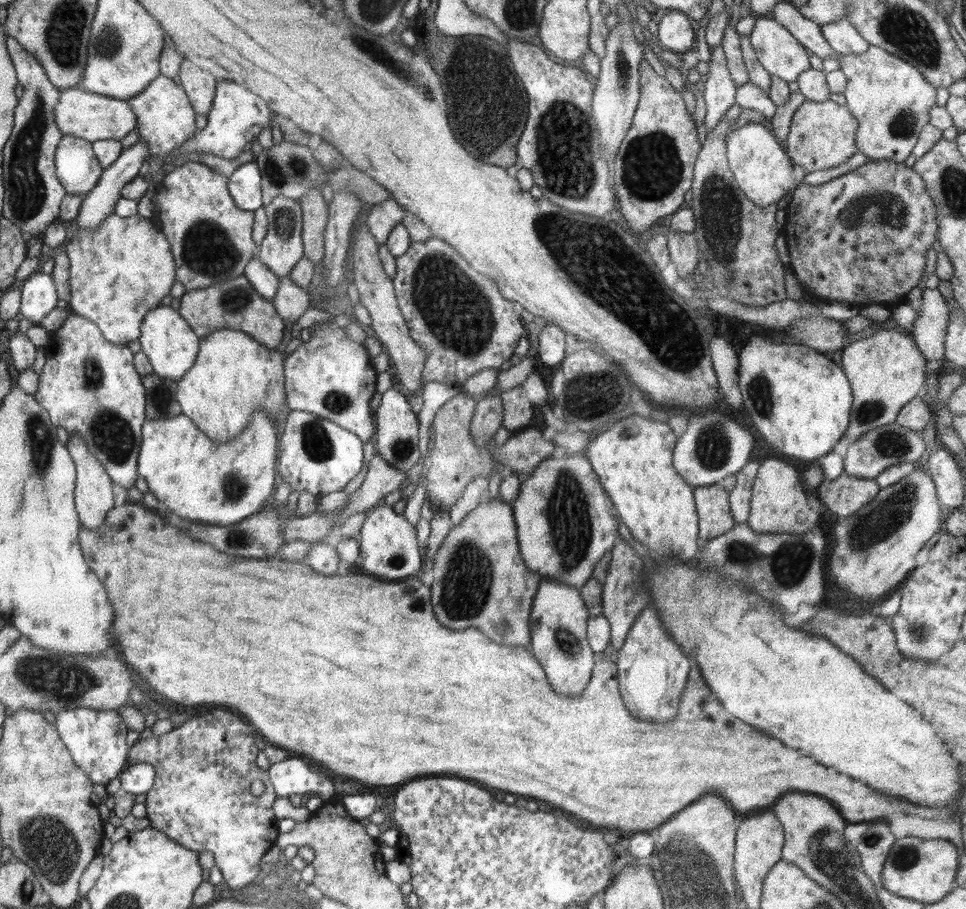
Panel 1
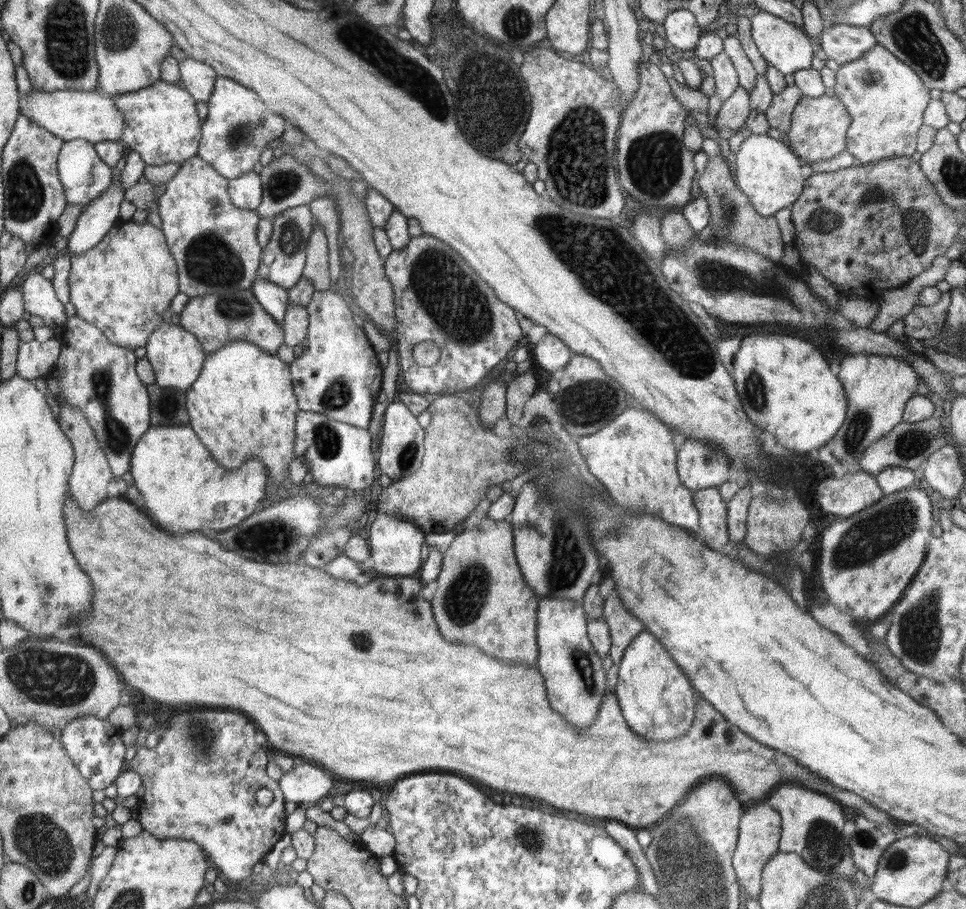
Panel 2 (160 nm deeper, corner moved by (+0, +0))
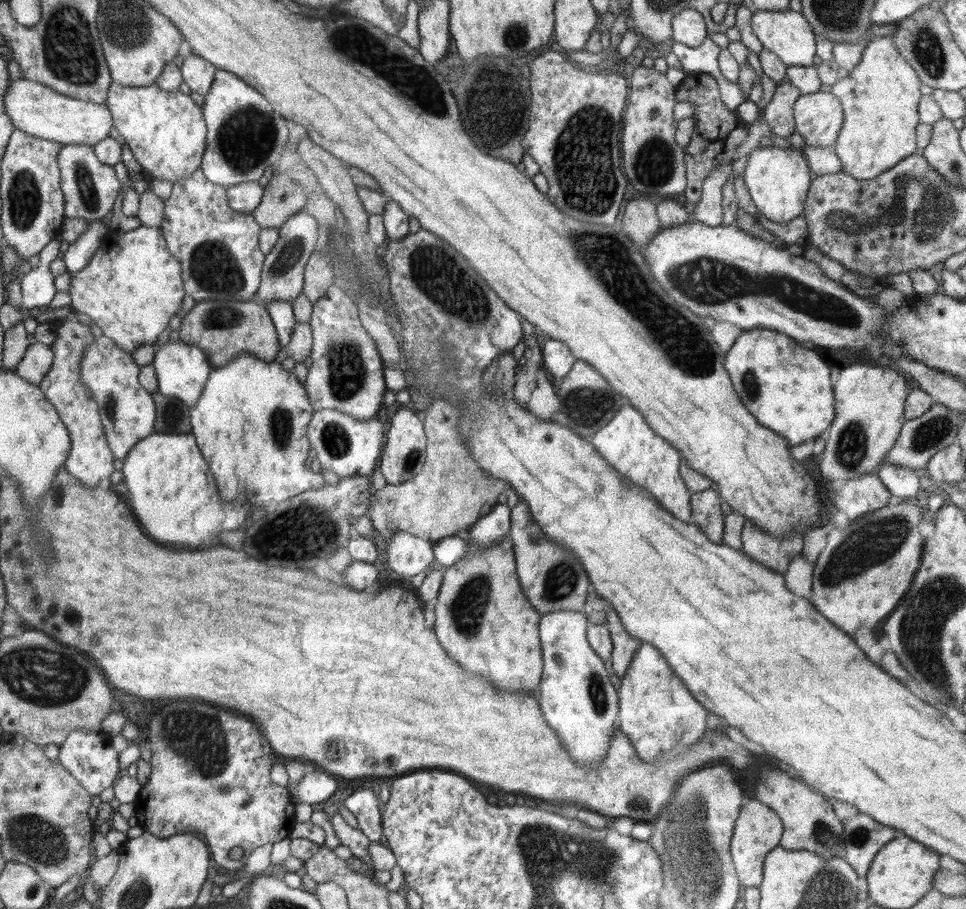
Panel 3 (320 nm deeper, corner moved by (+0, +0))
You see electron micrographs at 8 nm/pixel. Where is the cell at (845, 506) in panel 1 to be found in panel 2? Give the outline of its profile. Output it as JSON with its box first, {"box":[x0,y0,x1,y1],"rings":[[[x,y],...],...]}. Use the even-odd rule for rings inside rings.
{"box":[816,470,883,518],"rings":[[[859,470],[842,478],[829,476],[816,488],[816,502],[828,514],[848,518],[876,504],[883,497],[876,477]]]}

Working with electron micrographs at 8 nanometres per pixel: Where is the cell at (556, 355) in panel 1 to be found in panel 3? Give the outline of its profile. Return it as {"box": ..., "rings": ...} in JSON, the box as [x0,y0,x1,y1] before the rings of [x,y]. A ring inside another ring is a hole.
{"box":[537,339,576,379],"rings":[[[552,339],[540,341],[537,357],[552,379],[563,379],[576,360],[563,342]]]}

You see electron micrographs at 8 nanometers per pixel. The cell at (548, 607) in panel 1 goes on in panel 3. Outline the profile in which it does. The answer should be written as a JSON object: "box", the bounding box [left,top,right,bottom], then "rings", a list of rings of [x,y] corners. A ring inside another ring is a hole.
{"box":[538,610,619,766],"rings":[[[574,610],[548,612],[541,616],[539,623],[543,673],[538,702],[548,726],[560,736],[562,744],[580,766],[598,766],[604,760],[619,711],[618,694],[610,682],[611,674],[588,642],[589,624],[582,611]]]}

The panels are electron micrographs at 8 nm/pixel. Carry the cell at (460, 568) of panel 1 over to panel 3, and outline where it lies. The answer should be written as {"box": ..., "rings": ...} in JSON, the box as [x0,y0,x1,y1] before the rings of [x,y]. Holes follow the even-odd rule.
{"box":[434,533,543,692],"rings":[[[507,533],[488,548],[467,544],[462,561],[444,568],[438,602],[434,608],[436,636],[440,646],[456,660],[466,672],[488,676],[494,687],[504,692],[536,692],[543,673],[543,654],[539,637],[540,612],[523,594],[515,566],[513,542]]]}

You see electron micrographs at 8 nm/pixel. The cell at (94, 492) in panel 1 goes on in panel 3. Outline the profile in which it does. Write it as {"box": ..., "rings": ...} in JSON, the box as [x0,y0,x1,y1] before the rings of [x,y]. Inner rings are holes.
{"box":[38,311,115,488],"rings":[[[73,311],[66,315],[59,314],[55,320],[57,338],[50,345],[54,351],[54,360],[49,371],[38,385],[45,397],[55,406],[60,420],[65,424],[71,438],[71,449],[63,464],[72,476],[85,487],[94,488],[102,478],[108,478],[115,471],[113,452],[108,446],[106,435],[100,420],[98,405],[91,390],[83,385],[81,362],[88,345],[95,342],[90,327],[78,321]]]}

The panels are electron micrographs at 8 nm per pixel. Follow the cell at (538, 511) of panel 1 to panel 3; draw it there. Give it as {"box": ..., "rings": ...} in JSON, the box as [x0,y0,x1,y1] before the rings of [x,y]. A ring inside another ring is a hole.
{"box":[508,498,592,615],"rings":[[[521,498],[511,509],[511,525],[508,534],[513,542],[520,587],[540,615],[548,615],[548,612],[561,610],[581,612],[588,592],[592,588],[588,575],[582,568],[582,563],[565,546],[548,540],[539,524],[536,524],[532,518],[528,505]]]}

